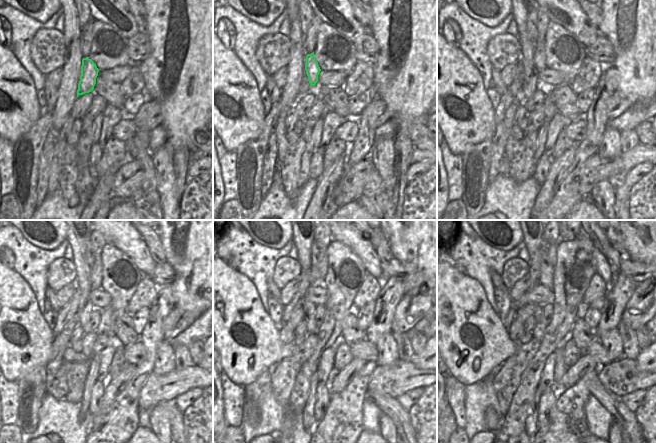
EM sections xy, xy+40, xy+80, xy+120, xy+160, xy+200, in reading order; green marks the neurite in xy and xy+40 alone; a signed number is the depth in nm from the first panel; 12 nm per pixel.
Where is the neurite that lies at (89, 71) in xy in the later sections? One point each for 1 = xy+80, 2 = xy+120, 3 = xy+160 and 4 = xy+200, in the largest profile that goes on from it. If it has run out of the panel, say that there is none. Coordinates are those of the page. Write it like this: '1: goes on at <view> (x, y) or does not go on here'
1: goes on at xy+80 (539, 55)
2: goes on at xy+120 (94, 261)
3: goes on at xy+160 (319, 269)
4: goes on at xy+200 (548, 260)

